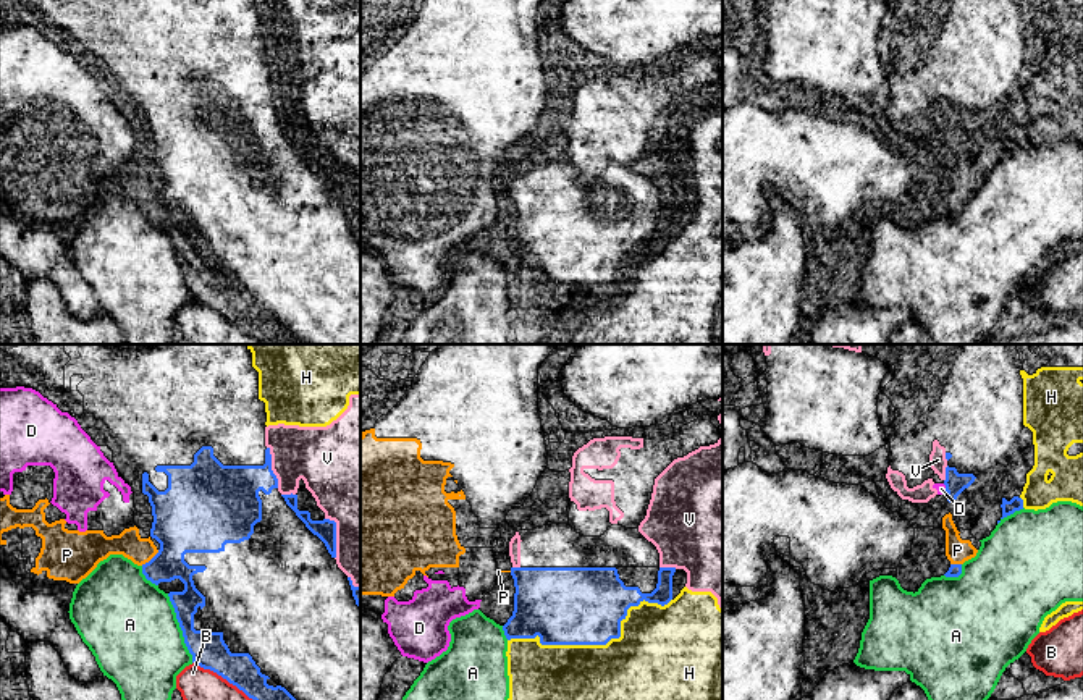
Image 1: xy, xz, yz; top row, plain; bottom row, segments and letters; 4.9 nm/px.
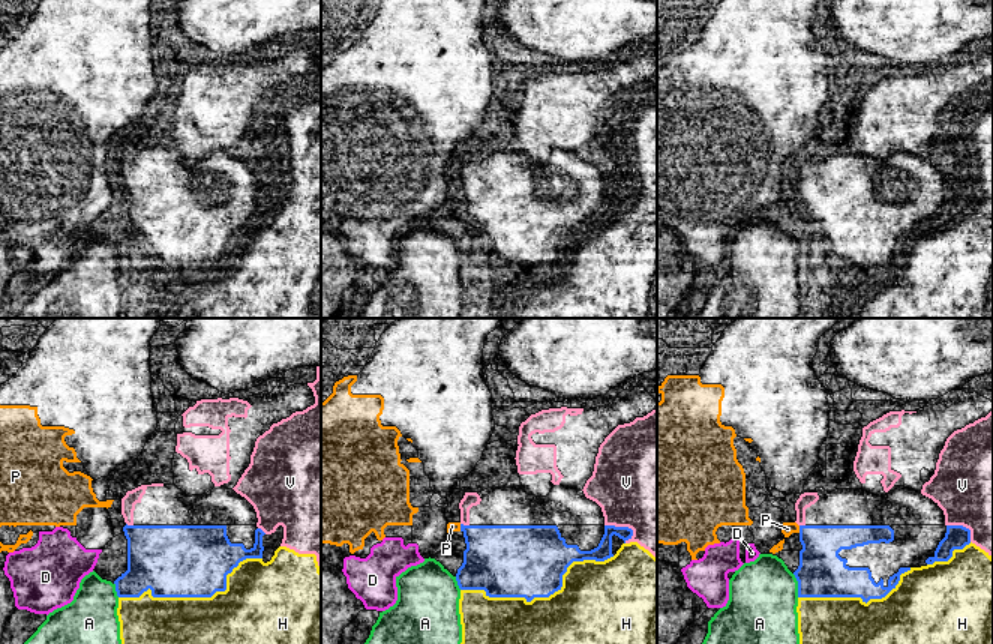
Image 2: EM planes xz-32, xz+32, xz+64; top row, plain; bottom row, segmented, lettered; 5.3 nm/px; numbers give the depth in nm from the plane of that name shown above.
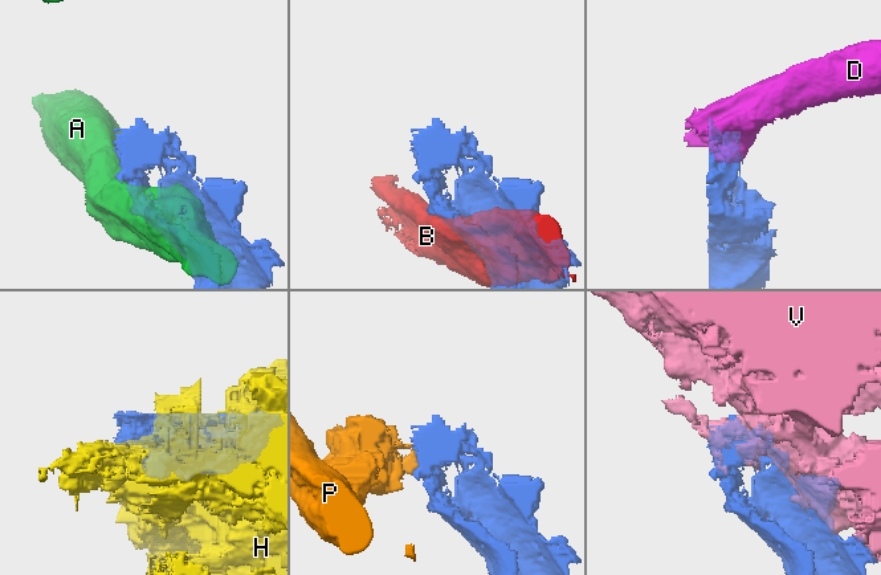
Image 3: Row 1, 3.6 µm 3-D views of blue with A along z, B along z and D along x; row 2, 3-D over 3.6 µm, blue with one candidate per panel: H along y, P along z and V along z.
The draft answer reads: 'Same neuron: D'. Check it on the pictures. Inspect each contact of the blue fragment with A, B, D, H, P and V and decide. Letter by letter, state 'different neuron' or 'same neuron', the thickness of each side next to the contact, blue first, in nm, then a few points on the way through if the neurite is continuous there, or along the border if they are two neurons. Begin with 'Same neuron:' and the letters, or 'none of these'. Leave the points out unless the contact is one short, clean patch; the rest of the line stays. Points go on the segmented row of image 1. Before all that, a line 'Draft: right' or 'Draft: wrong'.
Draft: wrong
Same neuron: none of these
A: different neuron | 180/460 nm
B: different neuron | 180/170 nm
D: different neuron | 100/50 nm | along yz (943, 484), (946, 490)
H: different neuron | 380/360 nm
P: different neuron | 300/130 nm | along xy (159, 550), (141, 565)
V: different neuron | 100/380 nm

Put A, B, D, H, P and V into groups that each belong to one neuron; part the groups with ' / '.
A / B / D / H V / P

